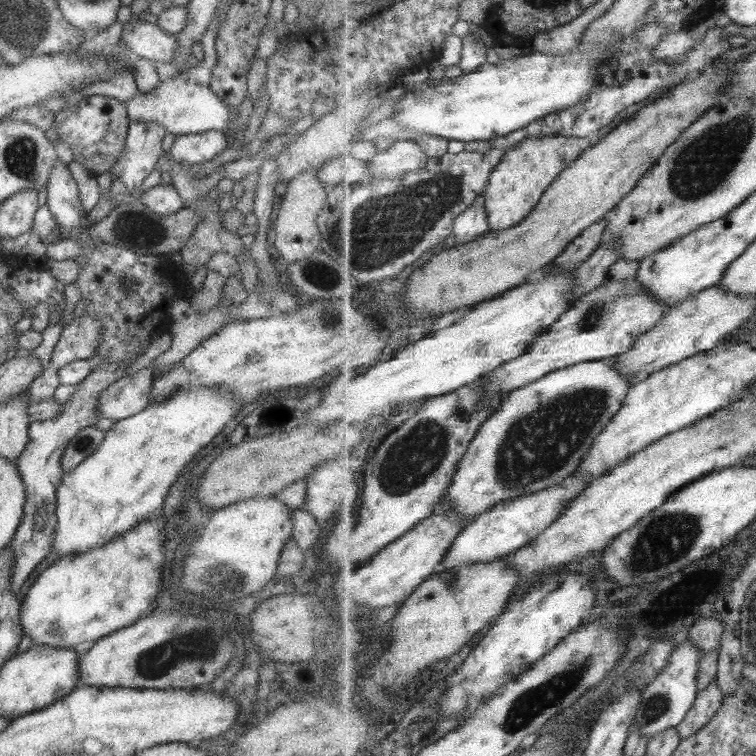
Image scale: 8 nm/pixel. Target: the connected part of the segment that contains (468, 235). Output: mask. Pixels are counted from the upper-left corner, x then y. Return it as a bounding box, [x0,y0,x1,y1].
[454,195,489,243]

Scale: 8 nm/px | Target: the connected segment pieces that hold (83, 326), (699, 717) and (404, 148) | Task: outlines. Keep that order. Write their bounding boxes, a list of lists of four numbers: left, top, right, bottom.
[[49,313,101,370],[676,679,725,741],[368,139,429,180]]

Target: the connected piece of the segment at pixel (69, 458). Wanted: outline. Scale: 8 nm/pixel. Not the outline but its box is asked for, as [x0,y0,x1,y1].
[60,426,104,471]

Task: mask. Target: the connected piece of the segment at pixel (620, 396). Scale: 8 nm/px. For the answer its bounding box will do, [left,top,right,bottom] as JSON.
[440,357,634,519]

